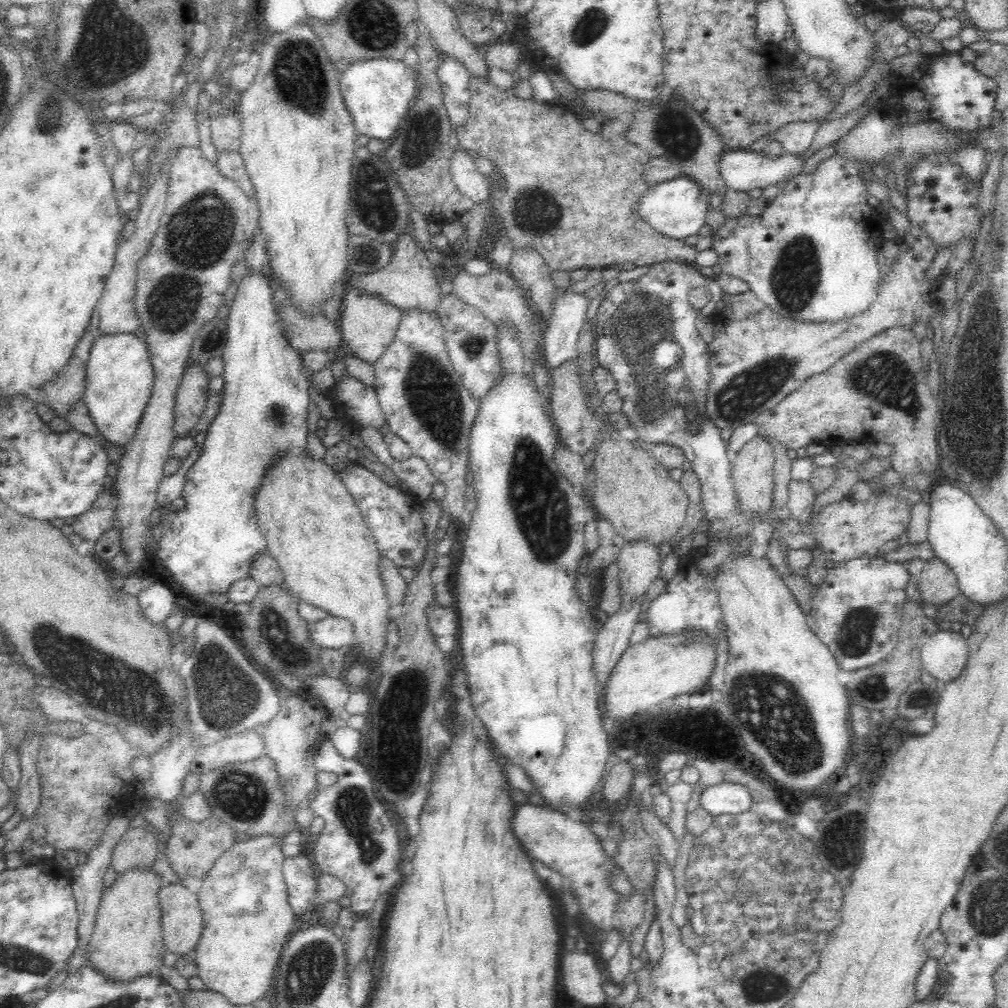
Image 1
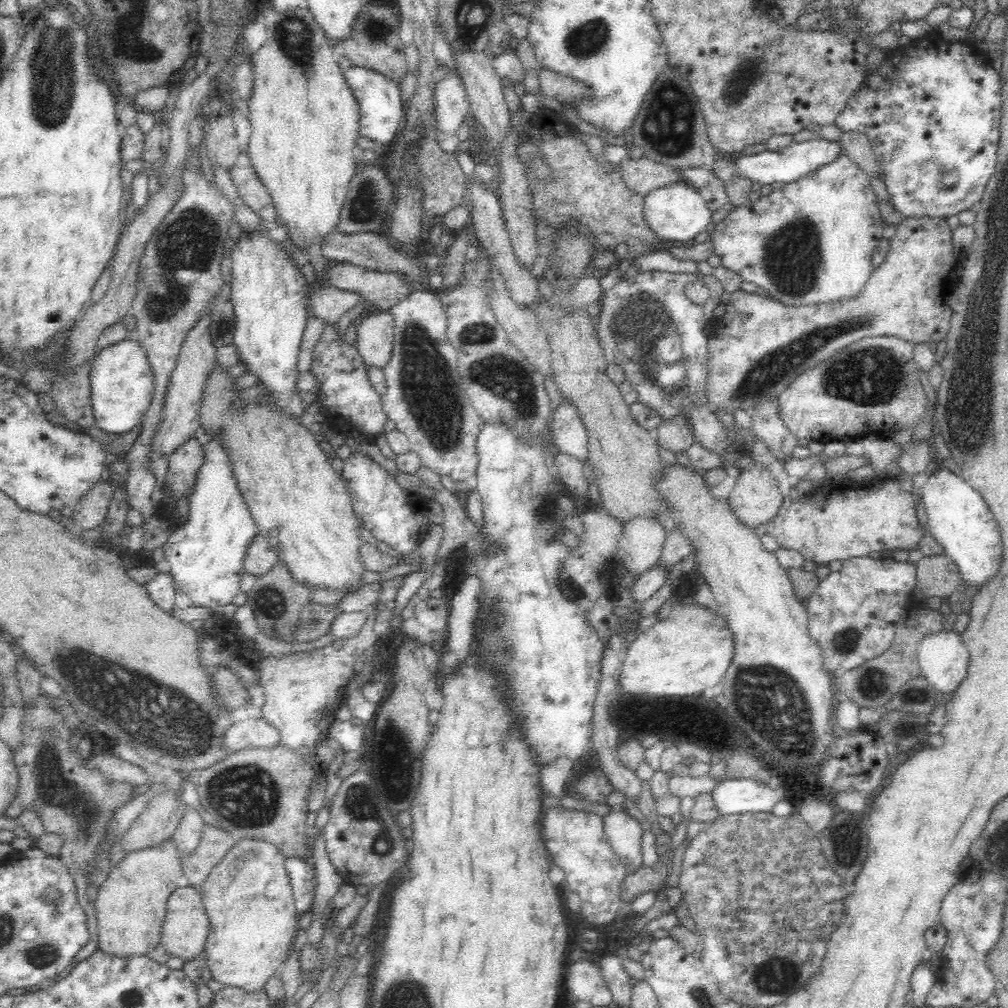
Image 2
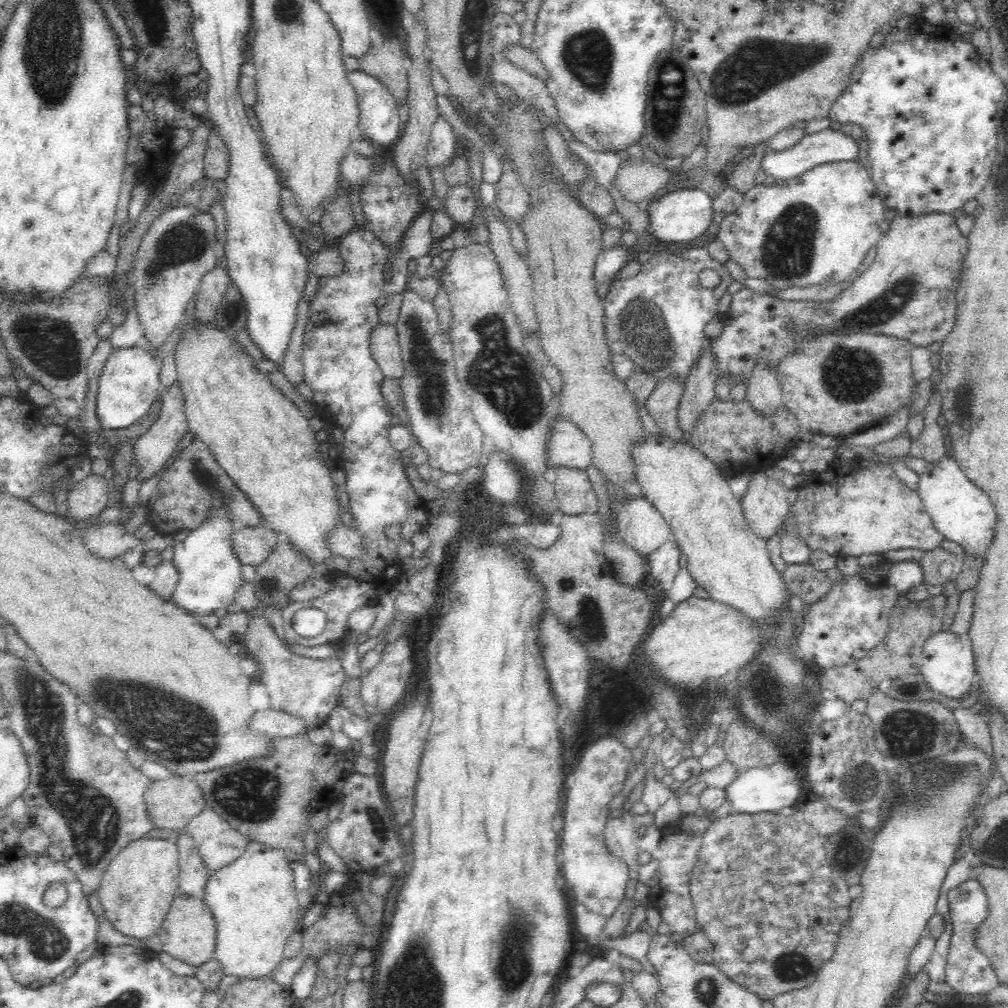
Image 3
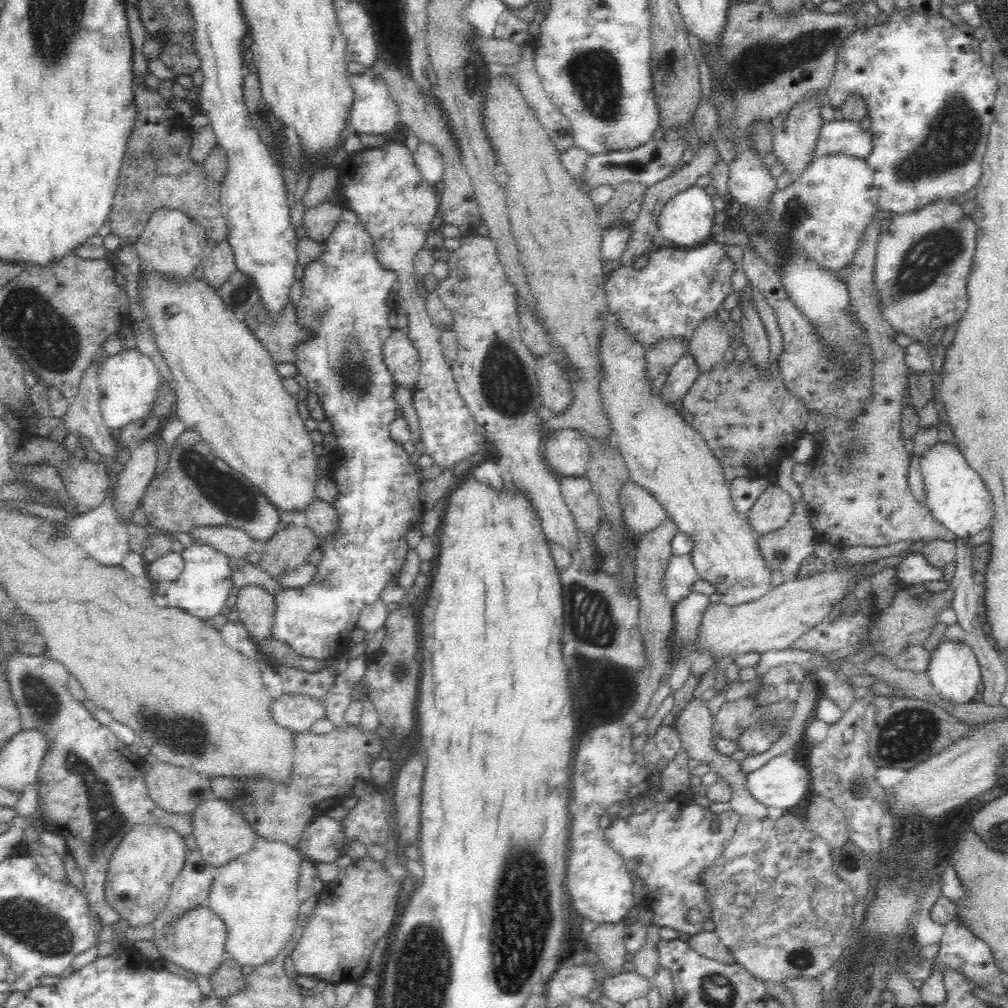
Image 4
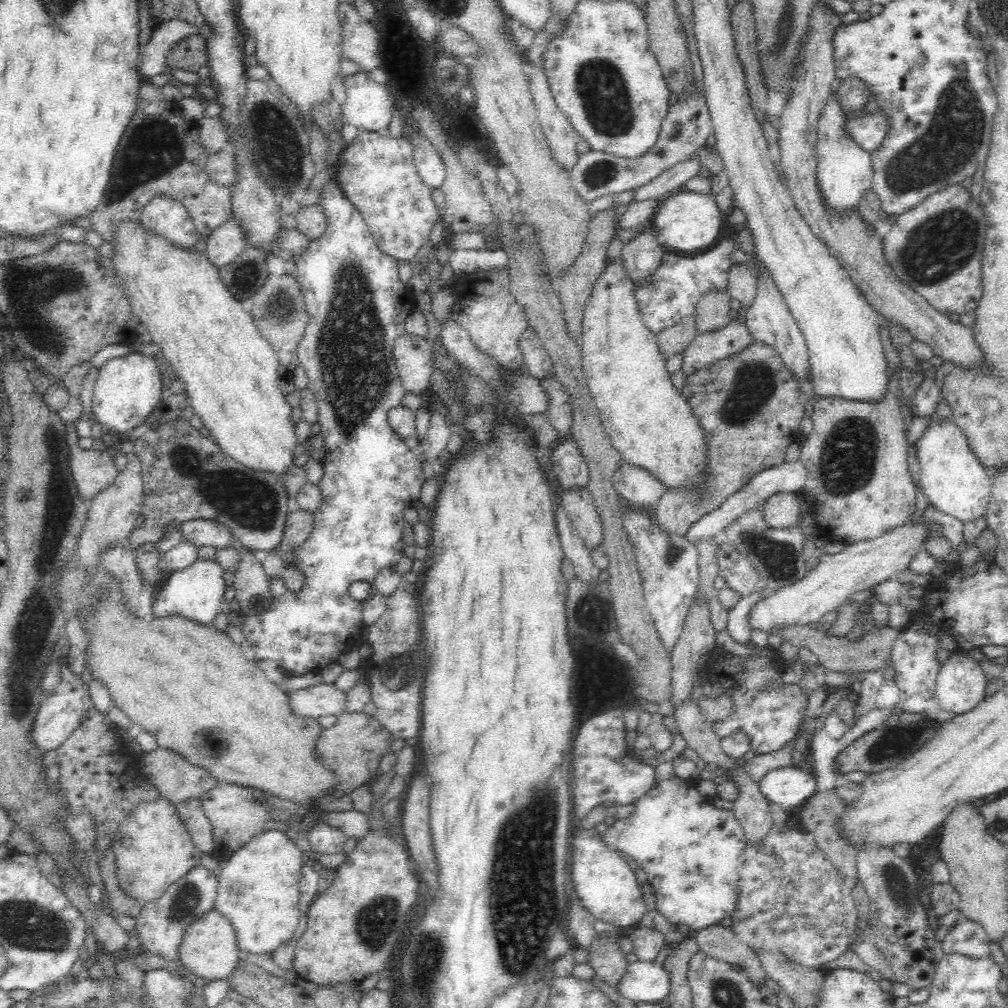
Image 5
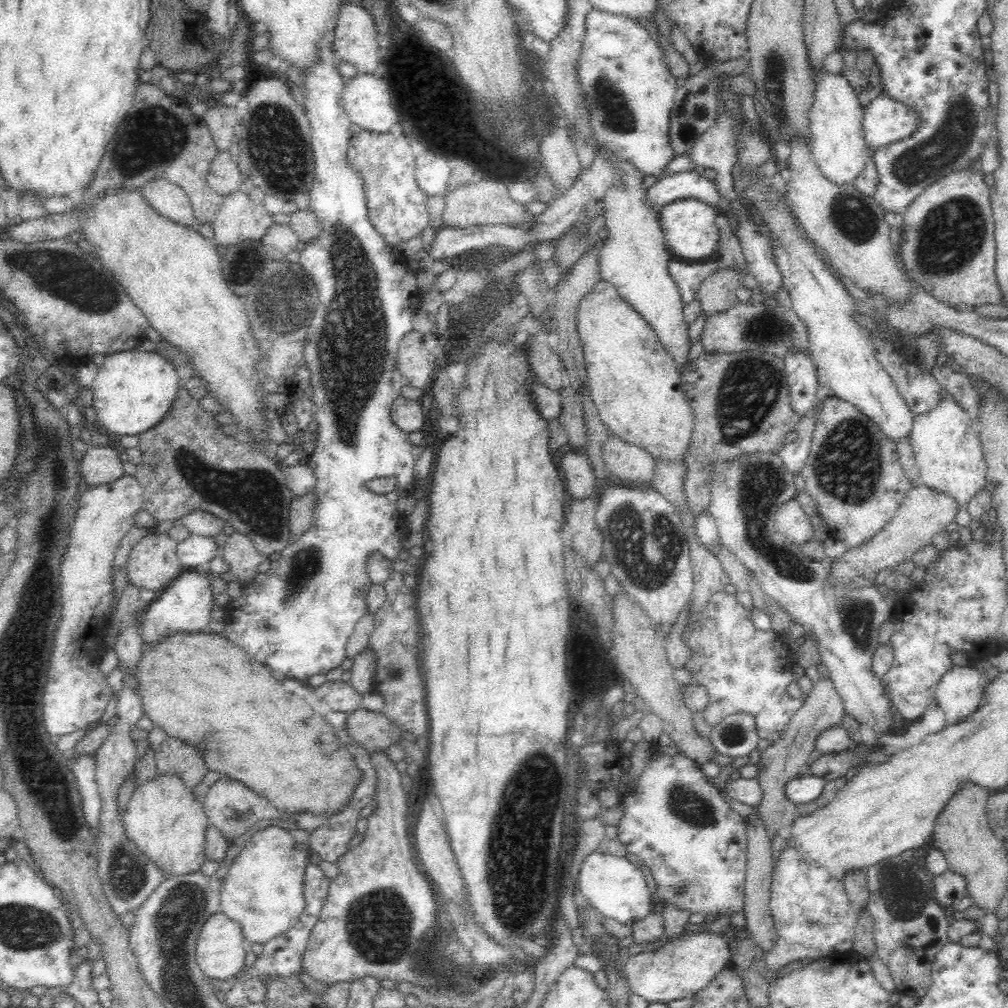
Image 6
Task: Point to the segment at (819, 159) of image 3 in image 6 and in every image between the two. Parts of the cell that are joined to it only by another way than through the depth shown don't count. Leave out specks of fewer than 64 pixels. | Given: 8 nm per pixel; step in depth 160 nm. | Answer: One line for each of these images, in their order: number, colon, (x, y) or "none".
4: (844, 137)
5: (868, 131)
6: (885, 121)

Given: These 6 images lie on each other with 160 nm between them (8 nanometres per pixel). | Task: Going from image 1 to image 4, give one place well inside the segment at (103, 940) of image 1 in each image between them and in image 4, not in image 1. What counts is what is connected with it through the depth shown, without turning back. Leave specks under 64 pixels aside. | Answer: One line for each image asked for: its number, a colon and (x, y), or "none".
2: (131, 904)
3: (136, 891)
4: (138, 883)

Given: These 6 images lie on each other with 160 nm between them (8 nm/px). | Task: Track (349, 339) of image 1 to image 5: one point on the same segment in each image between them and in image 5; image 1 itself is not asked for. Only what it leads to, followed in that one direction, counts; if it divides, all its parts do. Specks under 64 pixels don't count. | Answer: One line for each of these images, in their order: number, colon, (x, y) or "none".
2: (374, 340)
3: (383, 345)
4: (401, 359)
5: (413, 358)

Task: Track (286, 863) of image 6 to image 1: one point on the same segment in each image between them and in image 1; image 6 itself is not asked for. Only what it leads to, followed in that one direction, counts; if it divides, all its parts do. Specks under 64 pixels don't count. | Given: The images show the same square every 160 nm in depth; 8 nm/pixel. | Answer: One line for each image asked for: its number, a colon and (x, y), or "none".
1: (247, 918)
2: (247, 896)
3: (253, 900)
4: (255, 895)
5: (258, 891)

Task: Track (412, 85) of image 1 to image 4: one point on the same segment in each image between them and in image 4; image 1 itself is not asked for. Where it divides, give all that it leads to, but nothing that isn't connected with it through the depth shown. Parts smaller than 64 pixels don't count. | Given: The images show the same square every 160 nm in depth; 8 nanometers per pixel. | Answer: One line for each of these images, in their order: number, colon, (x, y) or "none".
2: (382, 112)
3: (378, 118)
4: (374, 112)

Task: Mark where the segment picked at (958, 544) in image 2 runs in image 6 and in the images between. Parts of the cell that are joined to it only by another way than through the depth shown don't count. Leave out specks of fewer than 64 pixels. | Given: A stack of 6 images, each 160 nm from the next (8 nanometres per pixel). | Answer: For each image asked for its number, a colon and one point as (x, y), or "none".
3: (961, 512)
4: (956, 495)
5: (955, 482)
6: (949, 456)

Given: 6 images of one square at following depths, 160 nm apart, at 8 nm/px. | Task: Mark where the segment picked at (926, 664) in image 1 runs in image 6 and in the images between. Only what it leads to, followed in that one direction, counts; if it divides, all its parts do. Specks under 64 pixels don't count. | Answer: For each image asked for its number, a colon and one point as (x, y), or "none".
2: (943, 658)
3: (947, 664)
4: (953, 669)
5: (959, 688)
6: (959, 692)

